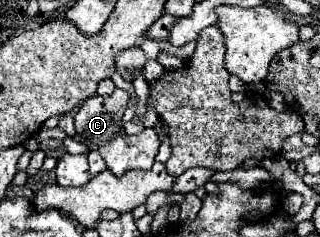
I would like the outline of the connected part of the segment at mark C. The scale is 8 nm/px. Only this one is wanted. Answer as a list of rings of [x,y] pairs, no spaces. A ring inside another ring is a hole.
[[[116,88],[111,95],[93,95],[85,99],[79,111],[75,113],[75,139],[83,141],[93,151],[99,151],[107,161],[107,169],[115,175],[123,175],[131,169],[149,169],[155,163],[155,155],[159,151],[159,139],[151,127],[145,127],[139,135],[125,133],[121,120],[129,100],[130,95],[127,91]]]

